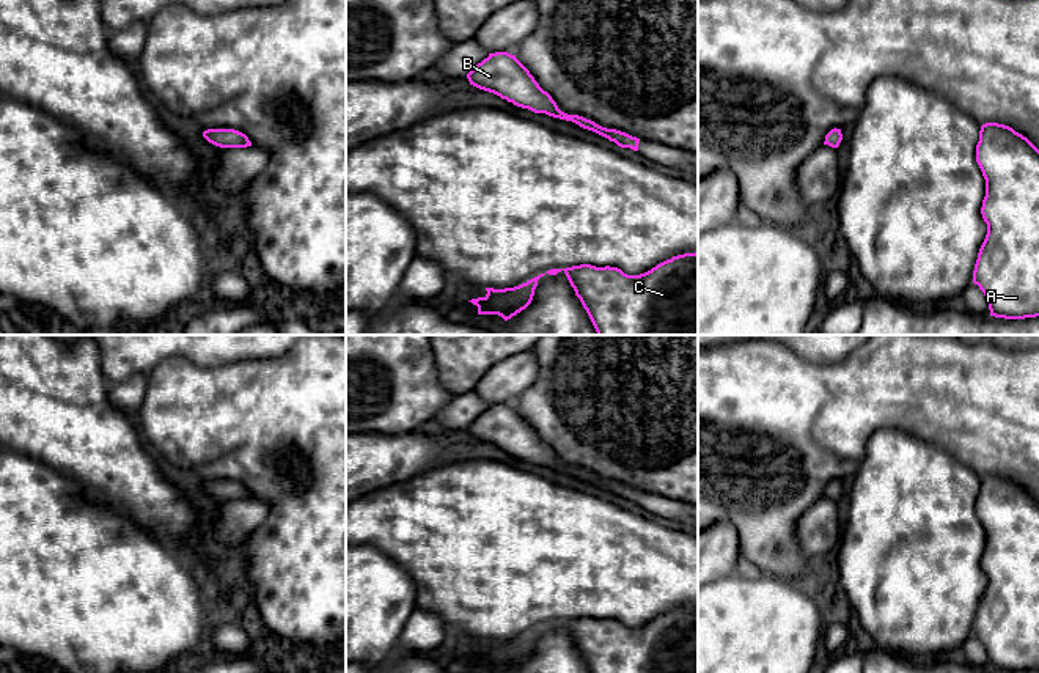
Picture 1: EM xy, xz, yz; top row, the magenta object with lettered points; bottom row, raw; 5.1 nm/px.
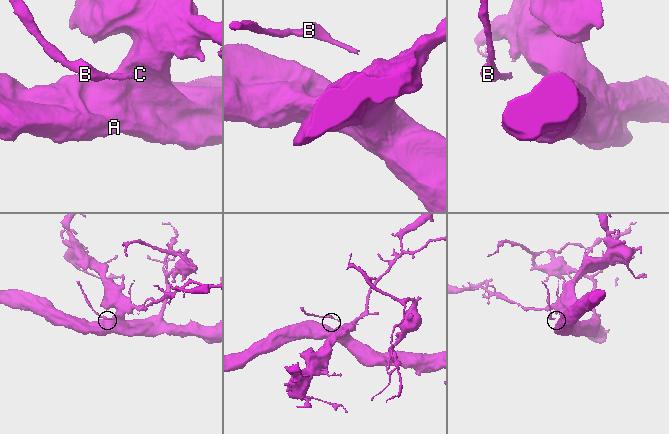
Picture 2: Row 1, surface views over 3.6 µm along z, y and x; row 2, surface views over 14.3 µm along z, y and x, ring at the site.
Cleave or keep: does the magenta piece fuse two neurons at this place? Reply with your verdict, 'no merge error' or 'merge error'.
merge error

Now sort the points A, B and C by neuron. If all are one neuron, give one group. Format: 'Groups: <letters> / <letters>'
Groups: A C / B

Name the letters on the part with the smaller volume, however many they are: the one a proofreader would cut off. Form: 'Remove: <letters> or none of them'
Remove: B

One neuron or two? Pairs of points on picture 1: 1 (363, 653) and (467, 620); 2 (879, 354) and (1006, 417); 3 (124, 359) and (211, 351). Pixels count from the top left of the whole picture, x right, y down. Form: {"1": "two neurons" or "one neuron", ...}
{"1": "two neurons", "2": "one neuron", "3": "one neuron"}

